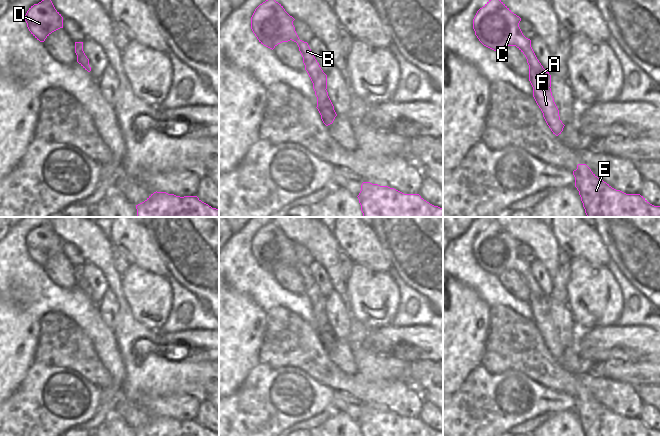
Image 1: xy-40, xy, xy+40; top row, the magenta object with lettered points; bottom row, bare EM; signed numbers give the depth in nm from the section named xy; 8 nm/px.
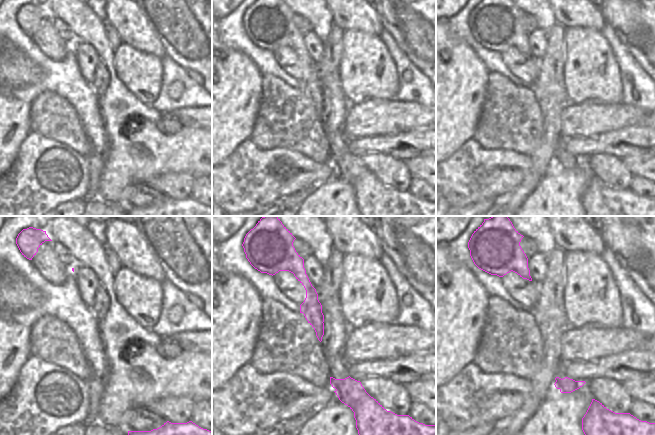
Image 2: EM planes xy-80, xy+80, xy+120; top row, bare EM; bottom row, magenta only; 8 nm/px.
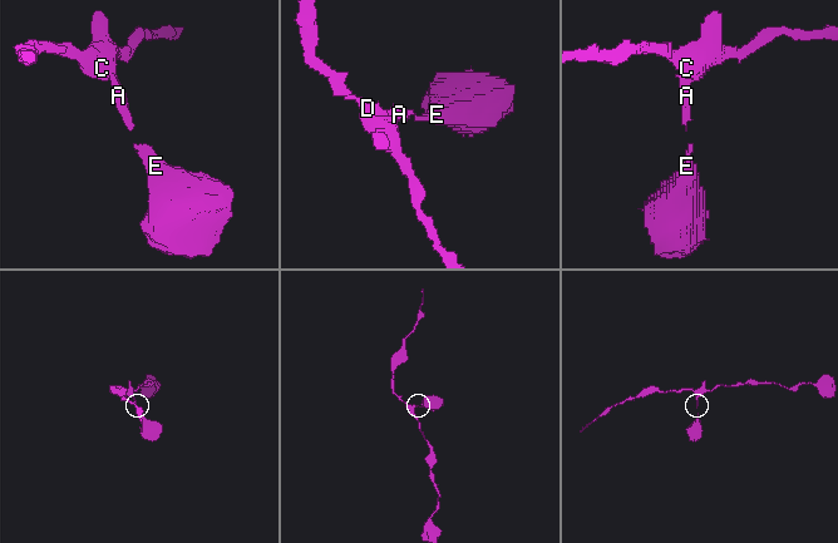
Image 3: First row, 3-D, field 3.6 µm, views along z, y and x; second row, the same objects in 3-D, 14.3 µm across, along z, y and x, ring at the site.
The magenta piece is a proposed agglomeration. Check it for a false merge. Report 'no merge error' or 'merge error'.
no merge error

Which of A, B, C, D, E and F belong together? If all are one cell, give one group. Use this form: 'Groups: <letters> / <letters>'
Groups: A B C D E F

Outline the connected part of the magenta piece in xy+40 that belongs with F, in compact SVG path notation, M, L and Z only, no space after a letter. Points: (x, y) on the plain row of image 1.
M494 220L477 235L473 243L473 253L484 270L496 276L508 270L516 270L525 279L533 321L547 349L553 358L558 360L565 349L560 344L559 334L552 320L551 299L537 283L531 271L531 264L523 259L519 251L520 245L519 240Z

